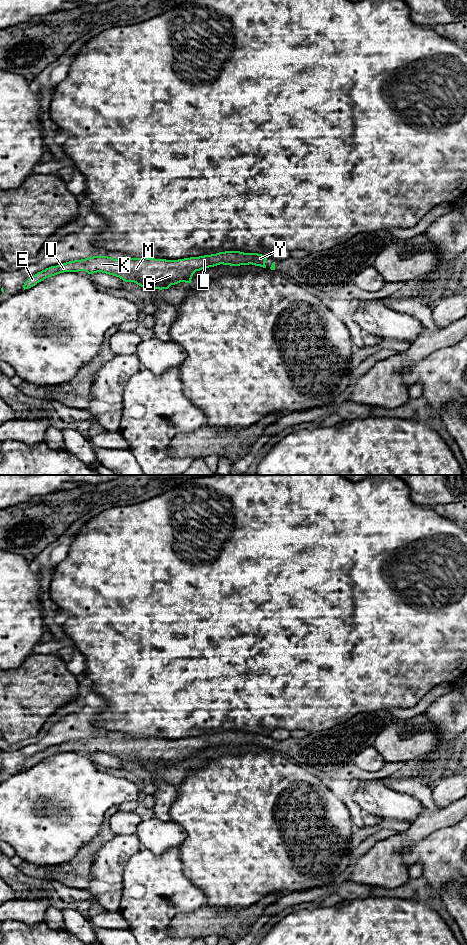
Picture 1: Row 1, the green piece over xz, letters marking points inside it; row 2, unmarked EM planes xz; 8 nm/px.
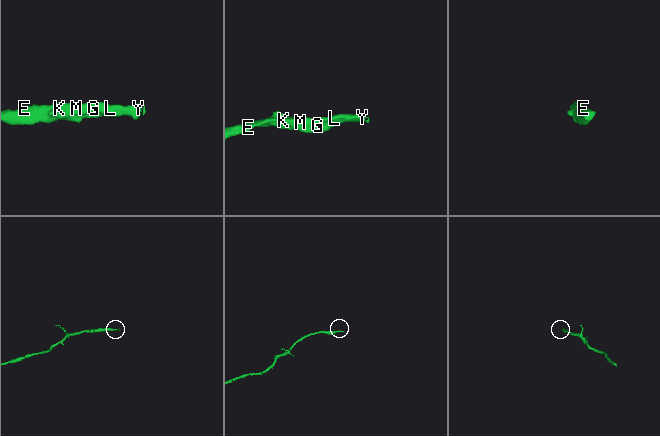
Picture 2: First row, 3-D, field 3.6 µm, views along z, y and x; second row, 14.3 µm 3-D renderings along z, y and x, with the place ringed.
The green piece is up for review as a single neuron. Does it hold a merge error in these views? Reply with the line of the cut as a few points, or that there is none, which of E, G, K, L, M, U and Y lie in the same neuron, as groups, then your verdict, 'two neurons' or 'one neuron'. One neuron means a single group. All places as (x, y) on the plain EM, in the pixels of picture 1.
no cut; E G K L M U Y; one neuron

